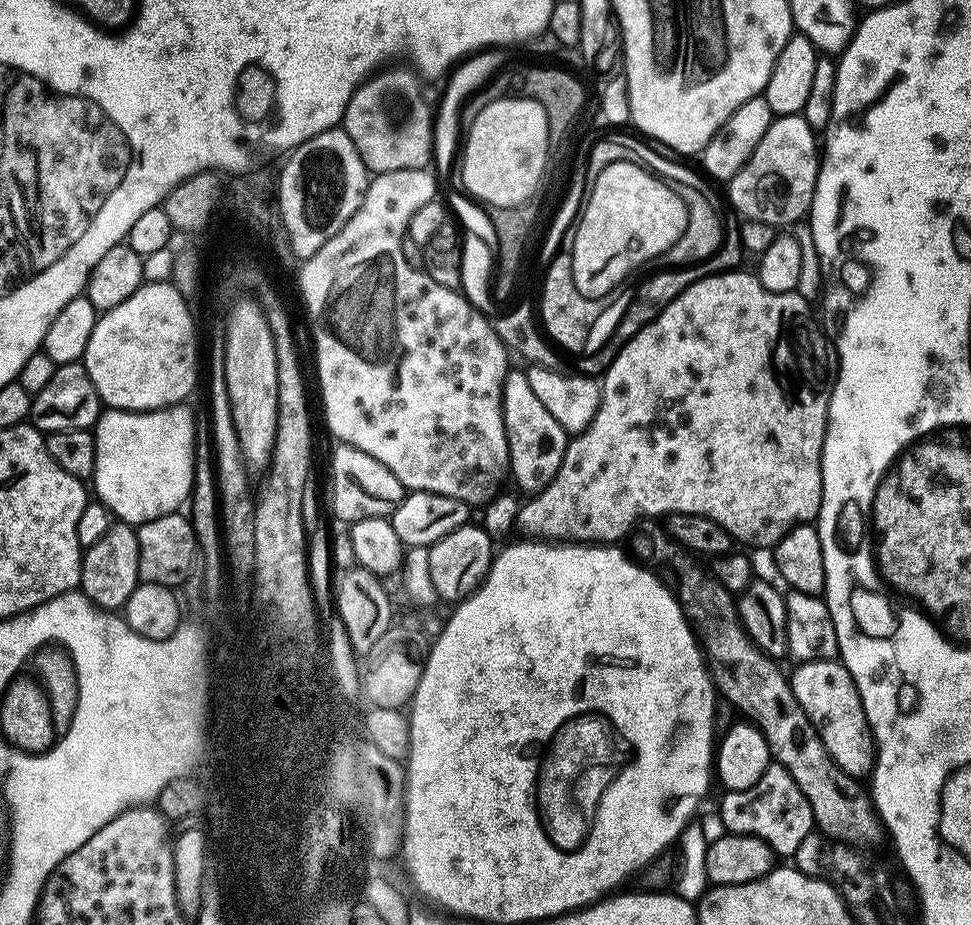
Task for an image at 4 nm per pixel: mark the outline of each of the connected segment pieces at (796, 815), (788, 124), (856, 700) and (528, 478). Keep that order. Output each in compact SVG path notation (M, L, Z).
M769 763L768 769L747 790L725 791L718 813L727 831L734 836L753 836L771 848L777 857L795 857L802 840L814 832L810 802L798 790L798 782L778 763Z
M803 115L776 116L770 130L766 130L766 138L758 142L758 150L754 150L754 154L750 154L742 170L738 170L738 174L734 174L734 178L727 181L728 200L741 212L744 220L757 220L773 226L795 225L809 215L816 193L816 179L820 173L821 159L817 133L807 124Z
M839 659L797 663L795 667L790 672L794 698L798 698L802 710L815 726L830 758L834 758L846 775L867 777L874 763L874 741L850 670Z
M509 371L504 378L502 385L502 407L504 410L504 433L508 443L508 463L510 465L510 476L516 479L516 484L520 488L525 488L528 494L535 494L540 489L545 488L562 466L562 458L566 454L566 446L570 439L569 433L564 431L562 425L538 402L538 397L534 395L534 390L530 390L527 371L515 372Z

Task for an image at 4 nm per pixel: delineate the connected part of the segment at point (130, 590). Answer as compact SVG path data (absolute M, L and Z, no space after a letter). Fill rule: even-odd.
M123 522L113 523L106 534L94 542L82 556L80 561L79 591L90 604L101 610L120 610L134 594L137 584L141 583L138 574L138 538L136 528Z

